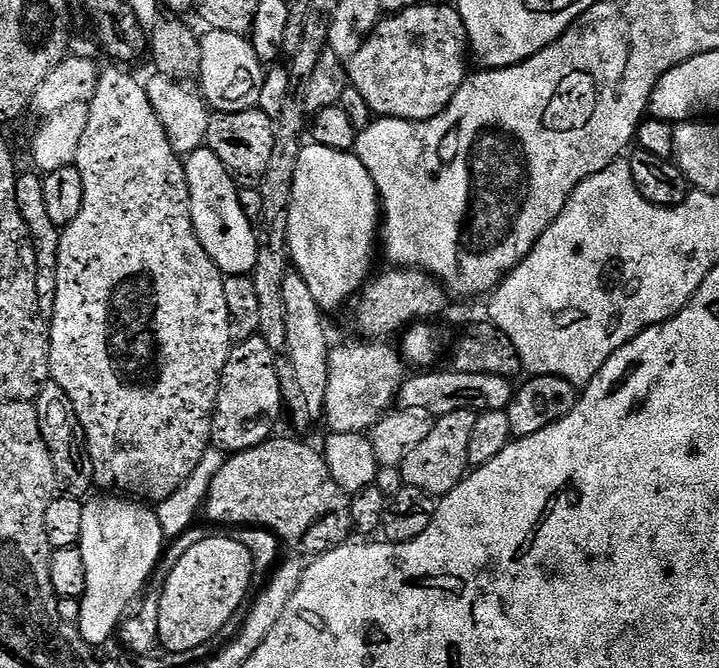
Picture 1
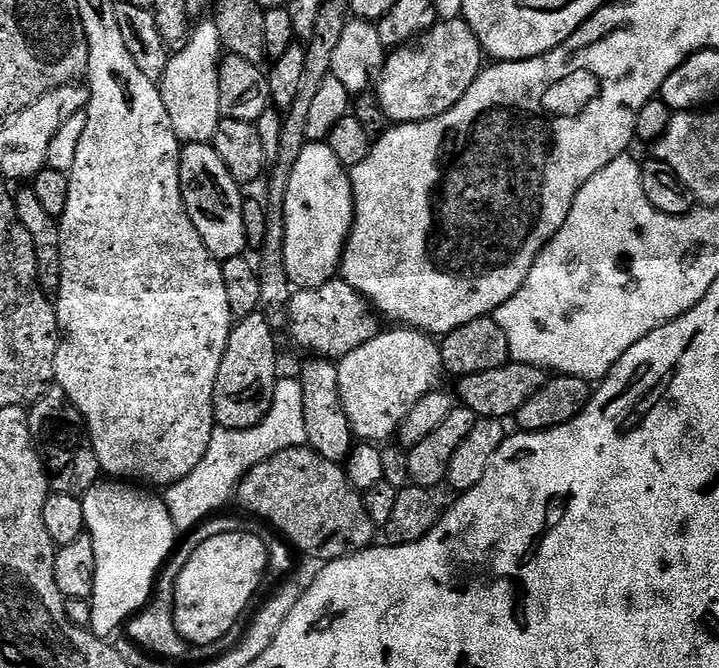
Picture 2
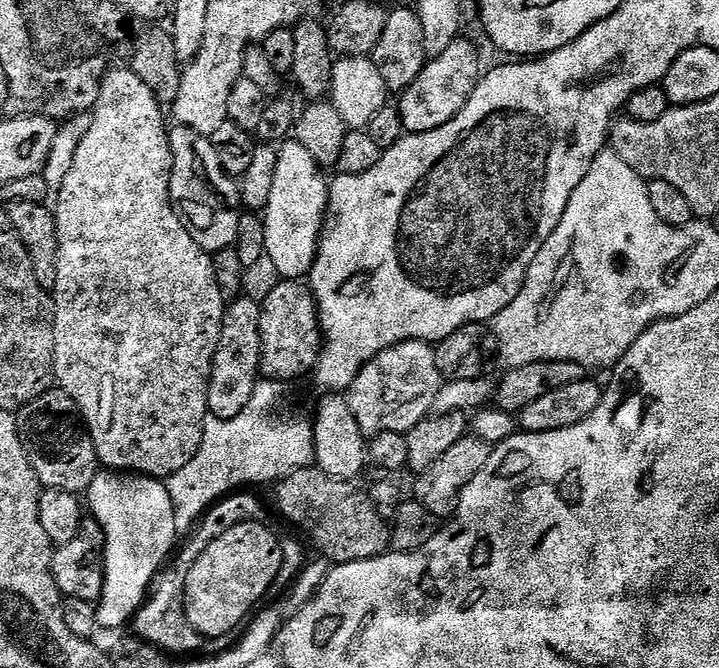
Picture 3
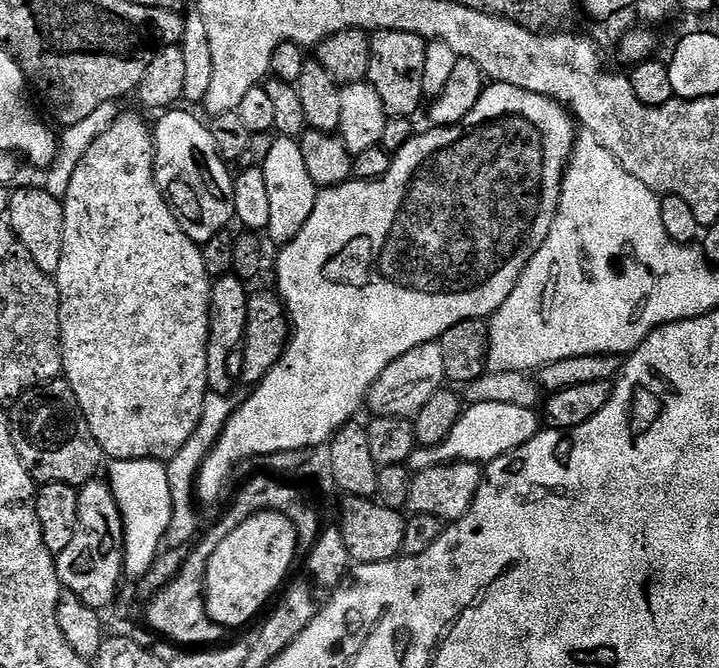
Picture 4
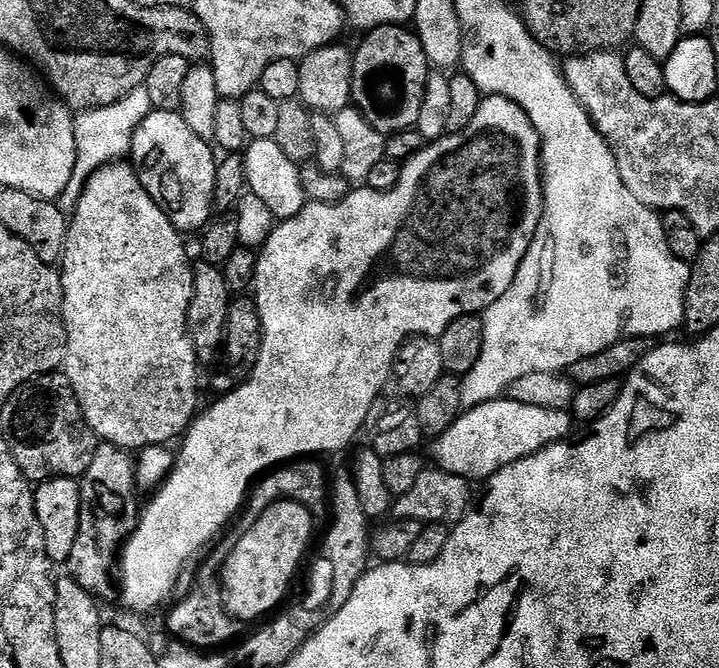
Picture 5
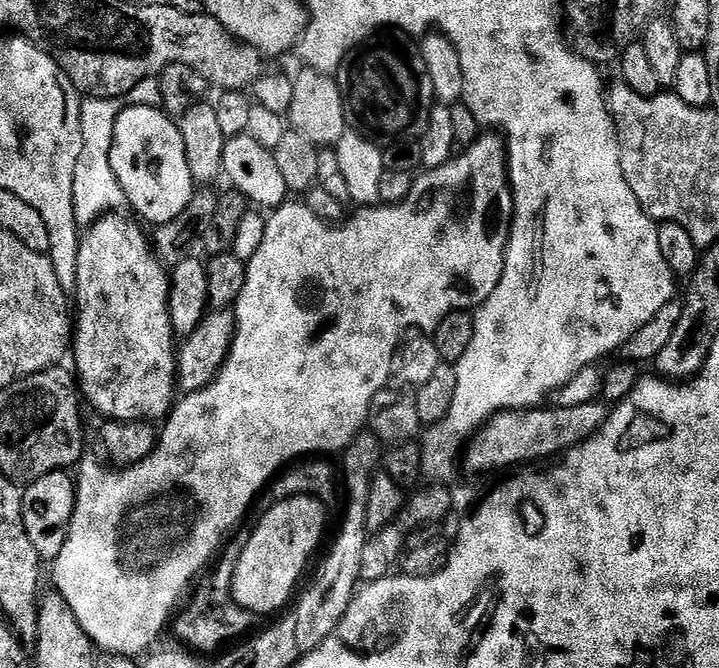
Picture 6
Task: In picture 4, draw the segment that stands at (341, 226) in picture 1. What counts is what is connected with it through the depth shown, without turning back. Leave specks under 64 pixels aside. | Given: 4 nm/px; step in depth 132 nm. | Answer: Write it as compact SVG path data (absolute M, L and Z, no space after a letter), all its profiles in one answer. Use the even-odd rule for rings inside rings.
M280 136L274 140L269 156L262 163L262 171L266 178L266 191L270 194L270 222L266 236L276 246L283 246L294 239L302 226L306 226L306 218L310 218L314 210L318 189L306 171L299 143L291 136Z

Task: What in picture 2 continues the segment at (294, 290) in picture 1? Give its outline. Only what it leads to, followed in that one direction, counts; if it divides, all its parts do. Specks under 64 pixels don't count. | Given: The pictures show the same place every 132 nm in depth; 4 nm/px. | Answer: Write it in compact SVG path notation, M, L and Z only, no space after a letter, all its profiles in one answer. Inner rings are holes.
M309 359L309 364L298 373L302 386L303 417L306 420L307 447L313 448L322 458L343 465L354 447L352 427L342 406L342 394L338 390L338 370L331 360Z

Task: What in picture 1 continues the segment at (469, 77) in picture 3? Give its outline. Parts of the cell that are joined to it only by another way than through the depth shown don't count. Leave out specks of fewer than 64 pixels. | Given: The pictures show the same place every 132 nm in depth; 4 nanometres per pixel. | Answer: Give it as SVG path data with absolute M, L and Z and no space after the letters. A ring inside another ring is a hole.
M421 2L418 6L410 6L410 10L393 12L381 19L380 23L376 26L375 32L369 36L368 41L360 47L358 55L348 64L348 78L351 87L357 88L361 92L362 98L366 98L366 106L370 106L370 110L377 117L390 120L429 120L437 116L442 110L446 110L448 103L454 98L454 94L458 94L458 90L462 87L466 79L464 67L468 64L468 56L470 60L470 45L468 43L468 35L466 34L466 26L455 7L448 5L447 8L444 4Z

